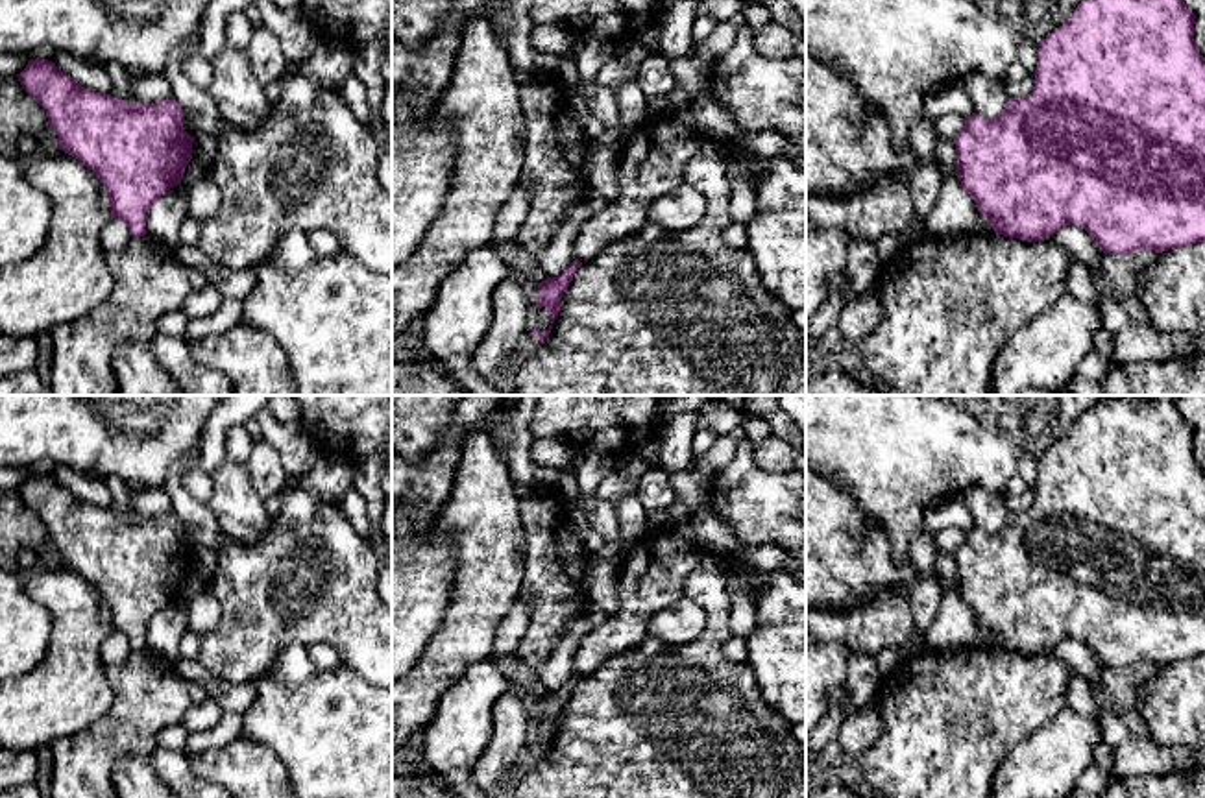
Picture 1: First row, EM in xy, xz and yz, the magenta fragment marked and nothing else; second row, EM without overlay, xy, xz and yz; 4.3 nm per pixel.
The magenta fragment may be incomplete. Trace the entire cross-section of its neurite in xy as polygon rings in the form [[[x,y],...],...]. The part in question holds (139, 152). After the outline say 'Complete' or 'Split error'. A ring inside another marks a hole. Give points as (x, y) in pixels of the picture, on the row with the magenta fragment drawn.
[[[31,59],[17,76],[22,89],[44,109],[59,150],[76,157],[103,185],[111,218],[122,220],[131,236],[146,235],[152,205],[181,185],[192,159],[192,142],[185,127],[185,111],[176,100],[155,103],[126,102],[111,94],[83,89],[48,59]]]. Complete

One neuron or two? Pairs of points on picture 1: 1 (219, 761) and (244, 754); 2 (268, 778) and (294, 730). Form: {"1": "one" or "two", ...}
{"1": "one", "2": "two"}

